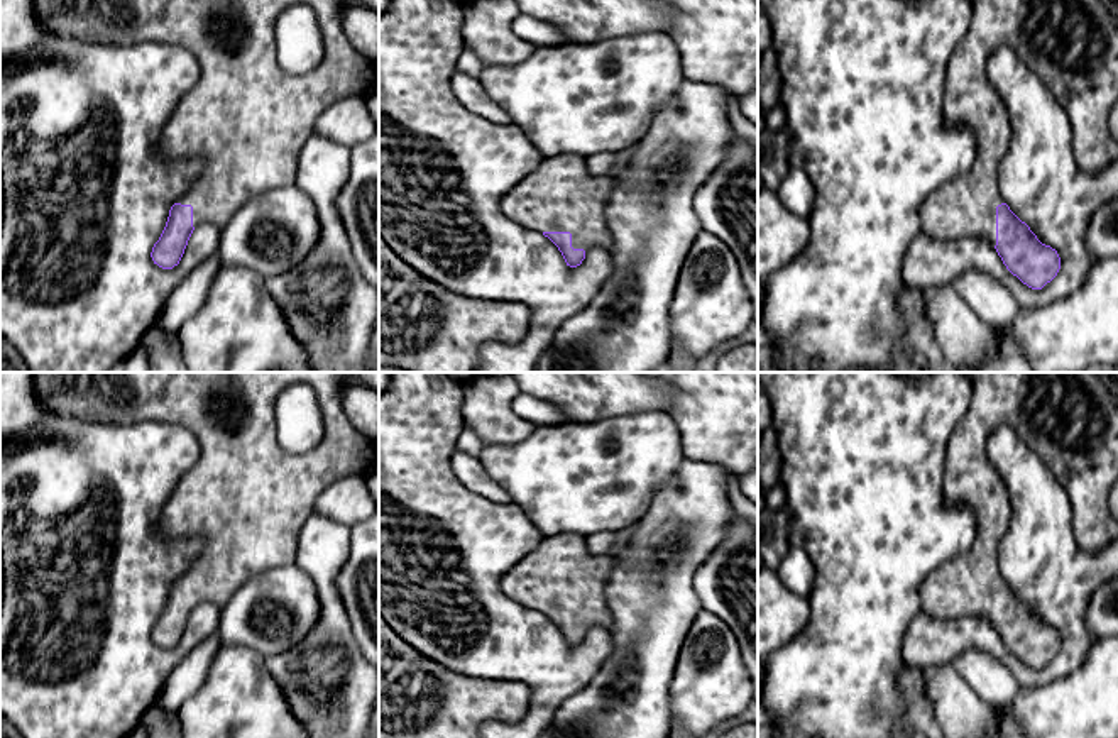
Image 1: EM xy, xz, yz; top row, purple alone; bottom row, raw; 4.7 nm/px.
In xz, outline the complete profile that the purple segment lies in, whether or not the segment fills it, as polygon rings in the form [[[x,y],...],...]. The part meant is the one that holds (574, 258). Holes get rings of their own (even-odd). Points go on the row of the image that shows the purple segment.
[[[577,154],[545,157],[501,200],[501,212],[514,223],[541,232],[577,267],[592,247],[611,251],[614,239],[606,205],[616,178],[592,176],[587,159]]]

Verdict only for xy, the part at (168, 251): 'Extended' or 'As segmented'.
Extended

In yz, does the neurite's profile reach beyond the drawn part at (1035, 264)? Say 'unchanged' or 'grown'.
grown

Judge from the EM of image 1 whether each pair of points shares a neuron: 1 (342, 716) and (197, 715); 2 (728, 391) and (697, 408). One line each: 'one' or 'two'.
1: two
2: one

